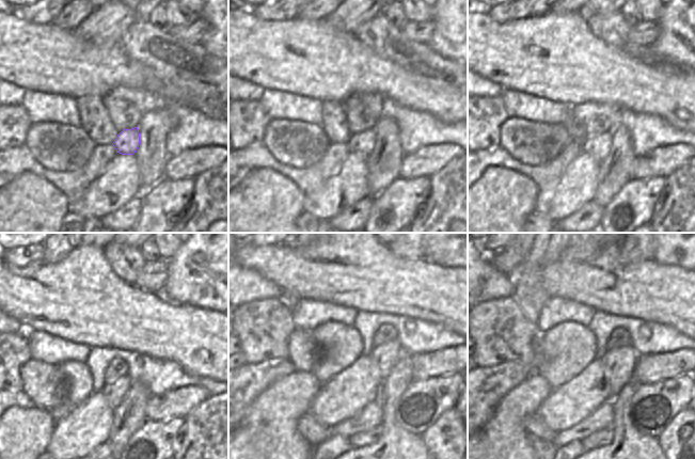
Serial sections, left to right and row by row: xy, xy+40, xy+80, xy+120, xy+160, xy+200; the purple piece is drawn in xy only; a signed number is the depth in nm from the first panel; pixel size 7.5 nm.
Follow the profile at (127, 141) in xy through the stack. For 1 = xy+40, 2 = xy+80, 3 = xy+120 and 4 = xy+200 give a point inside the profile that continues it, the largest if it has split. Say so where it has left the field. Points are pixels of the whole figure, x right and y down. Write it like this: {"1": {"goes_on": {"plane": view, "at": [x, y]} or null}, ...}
{"1": {"goes_on": {"plane": "xy+40", "at": [362, 143]}}, "2": {"goes_on": {"plane": "xy+80", "at": [598, 146]}}, "3": {"goes_on": {"plane": "xy+120", "at": [115, 392]}}, "4": {"goes_on": {"plane": "xy+200", "at": [618, 365]}}}

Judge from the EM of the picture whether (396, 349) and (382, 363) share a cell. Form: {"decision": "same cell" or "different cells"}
{"decision": "same cell"}

